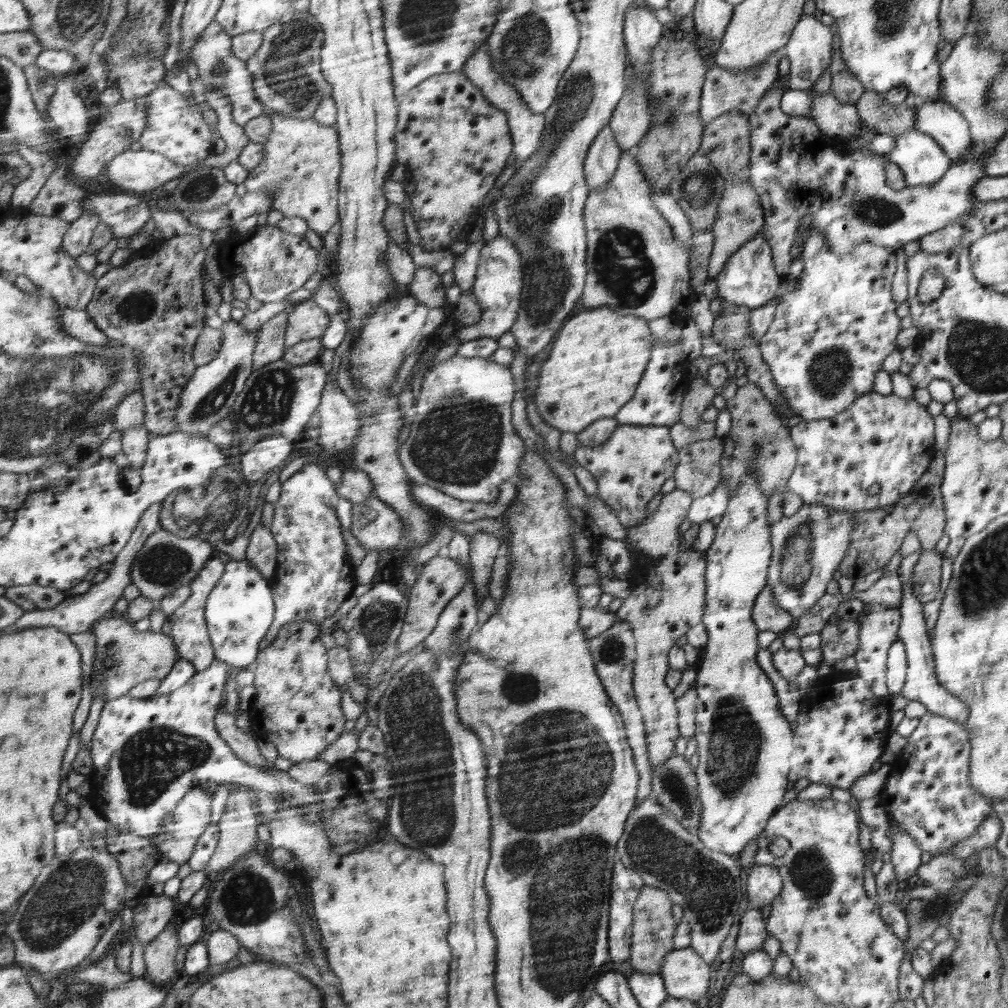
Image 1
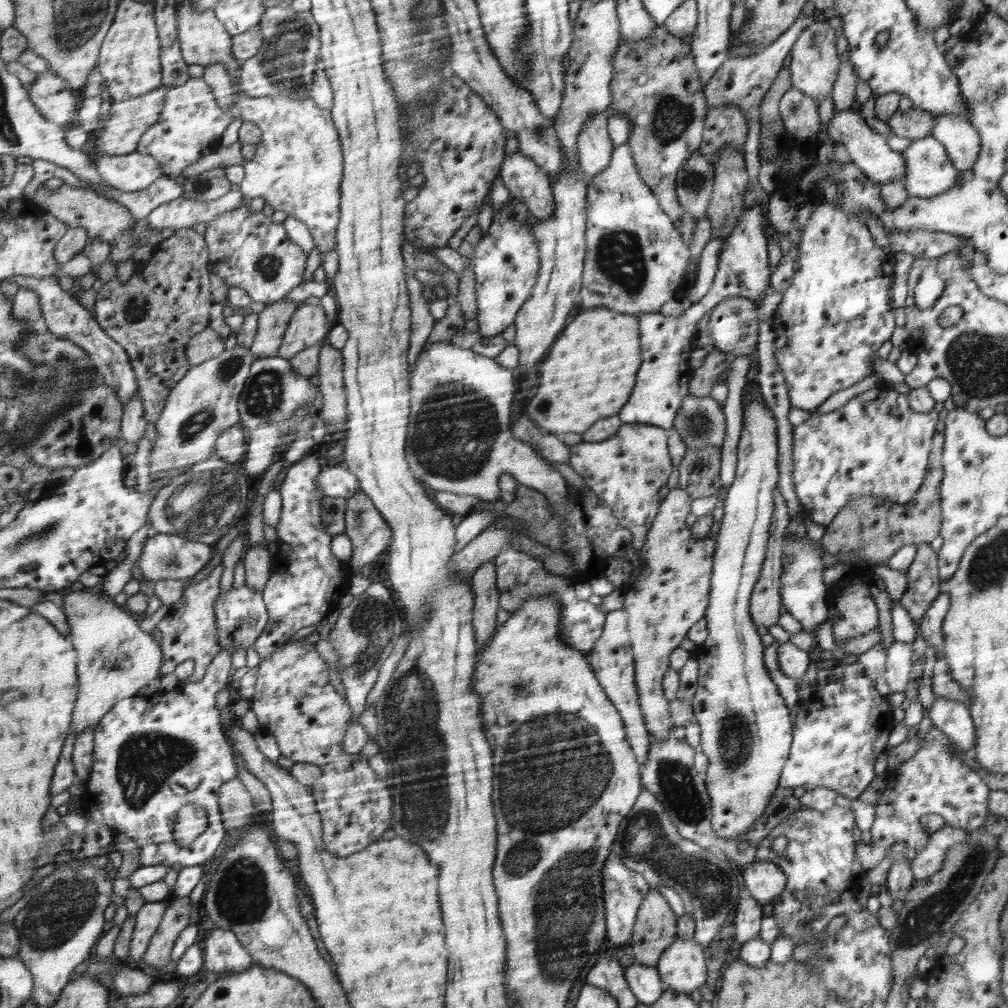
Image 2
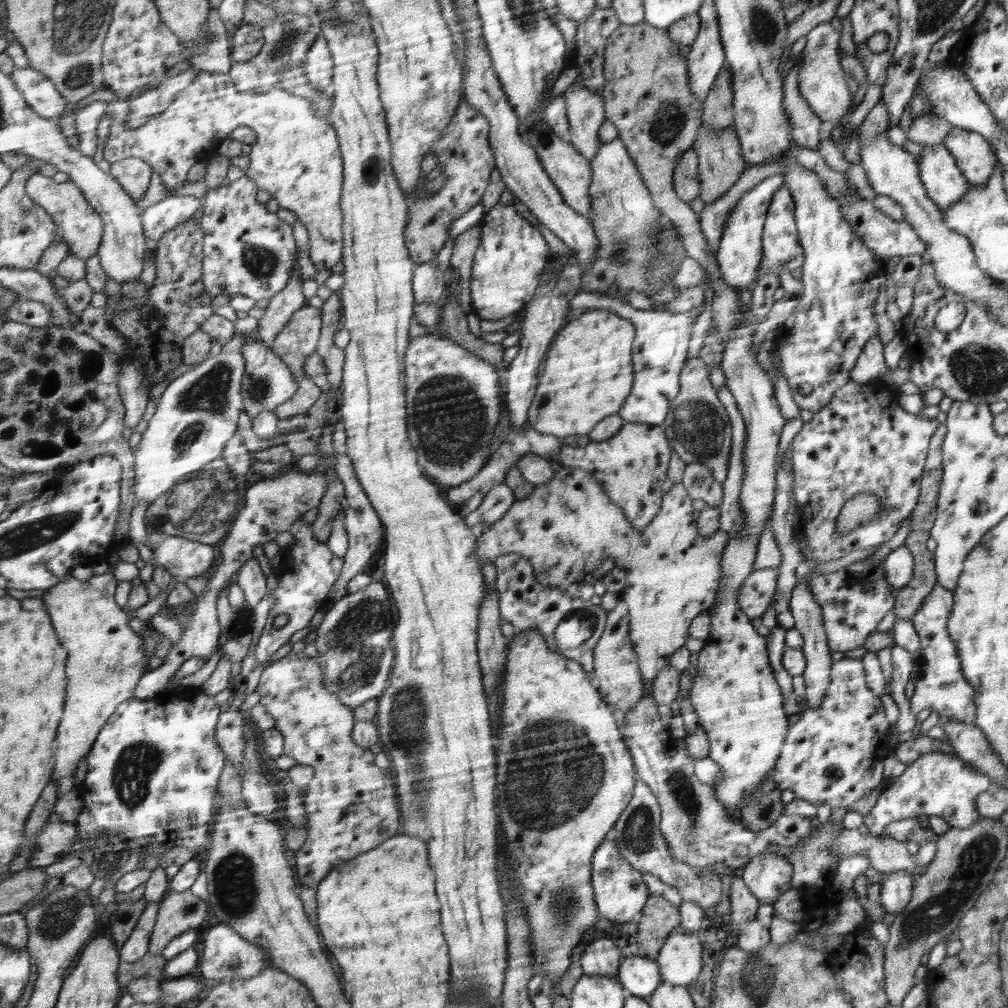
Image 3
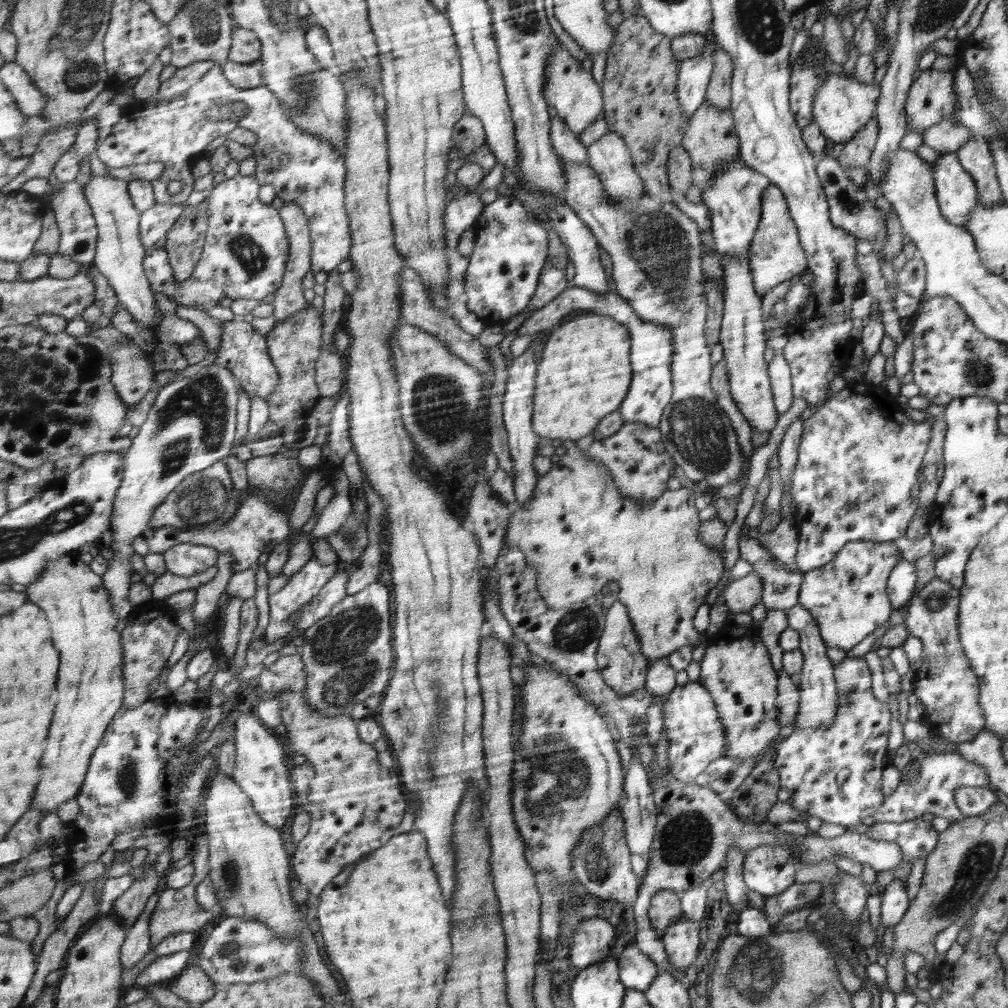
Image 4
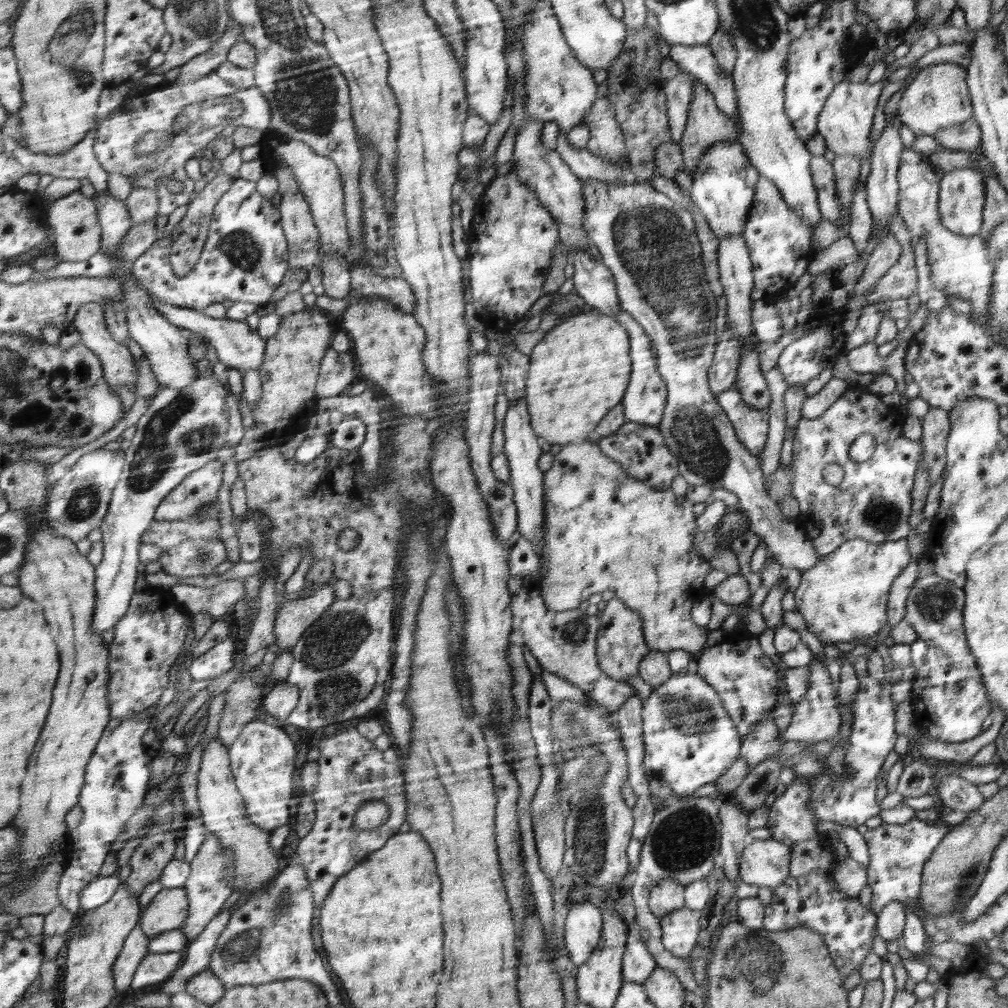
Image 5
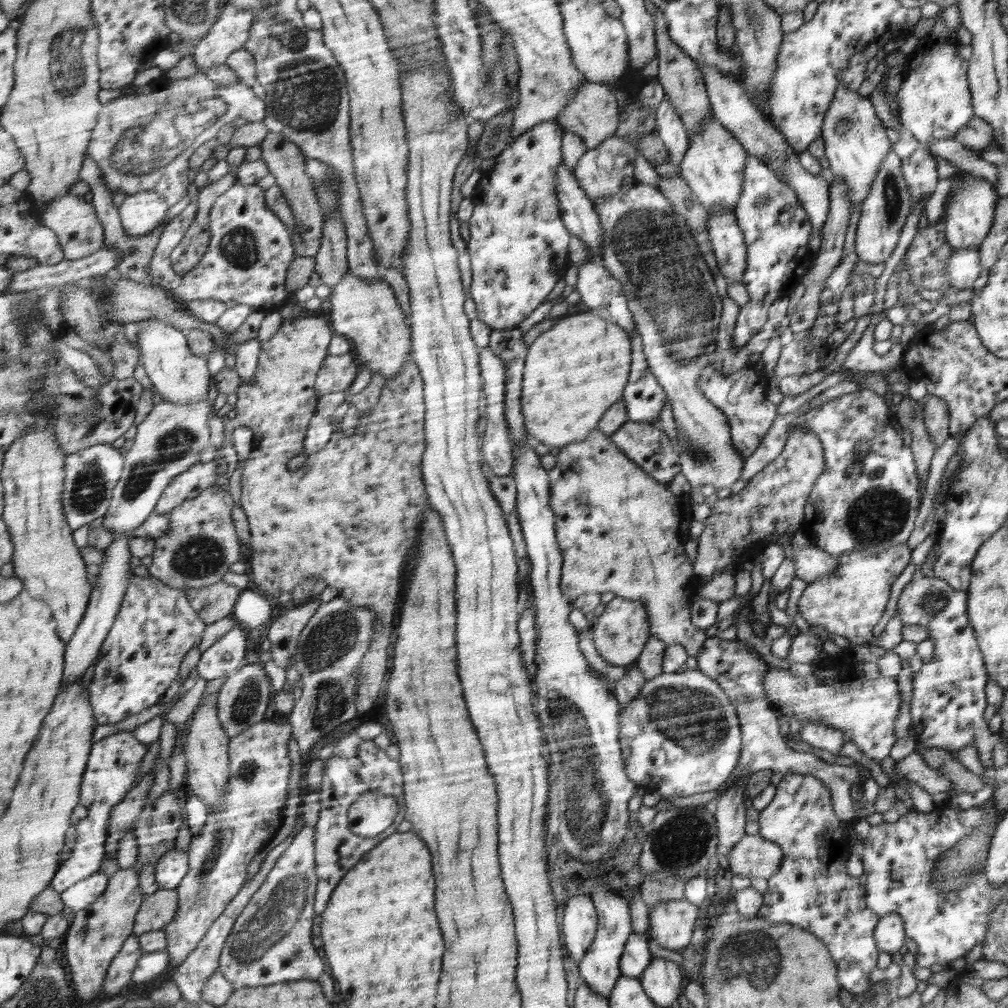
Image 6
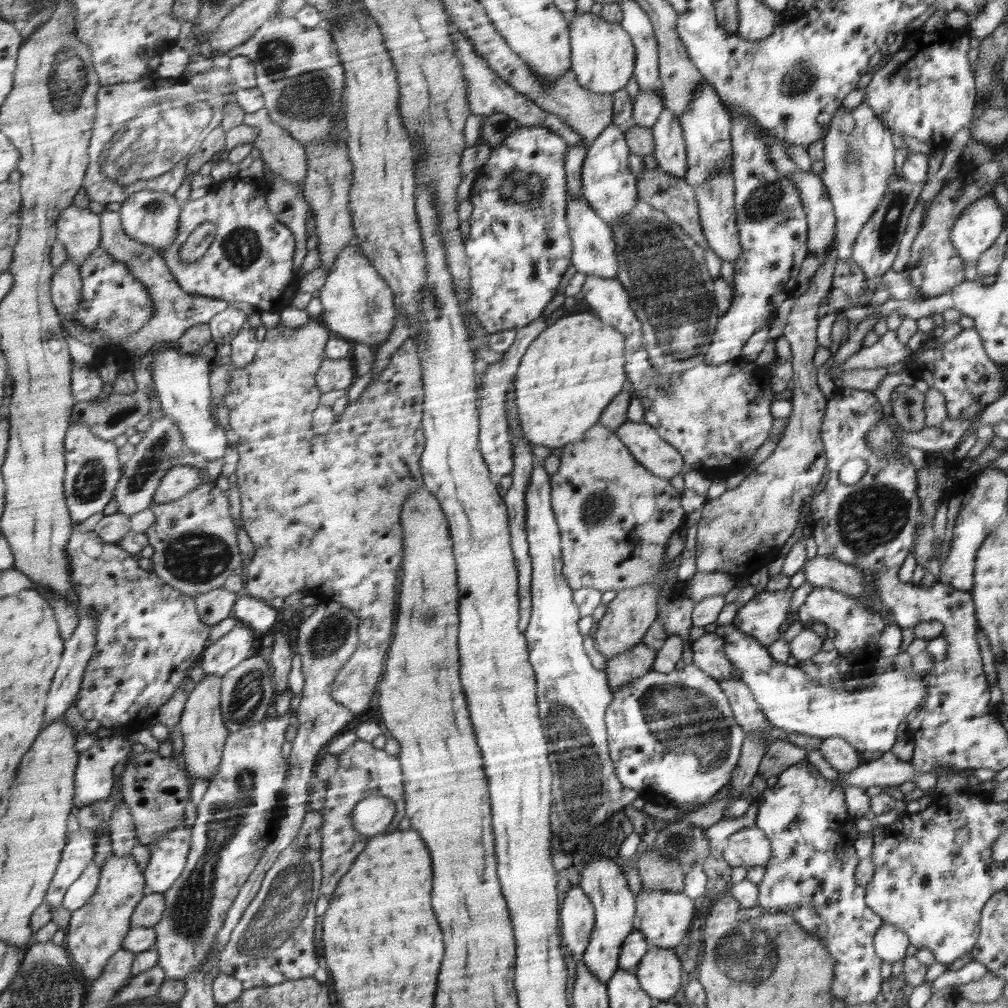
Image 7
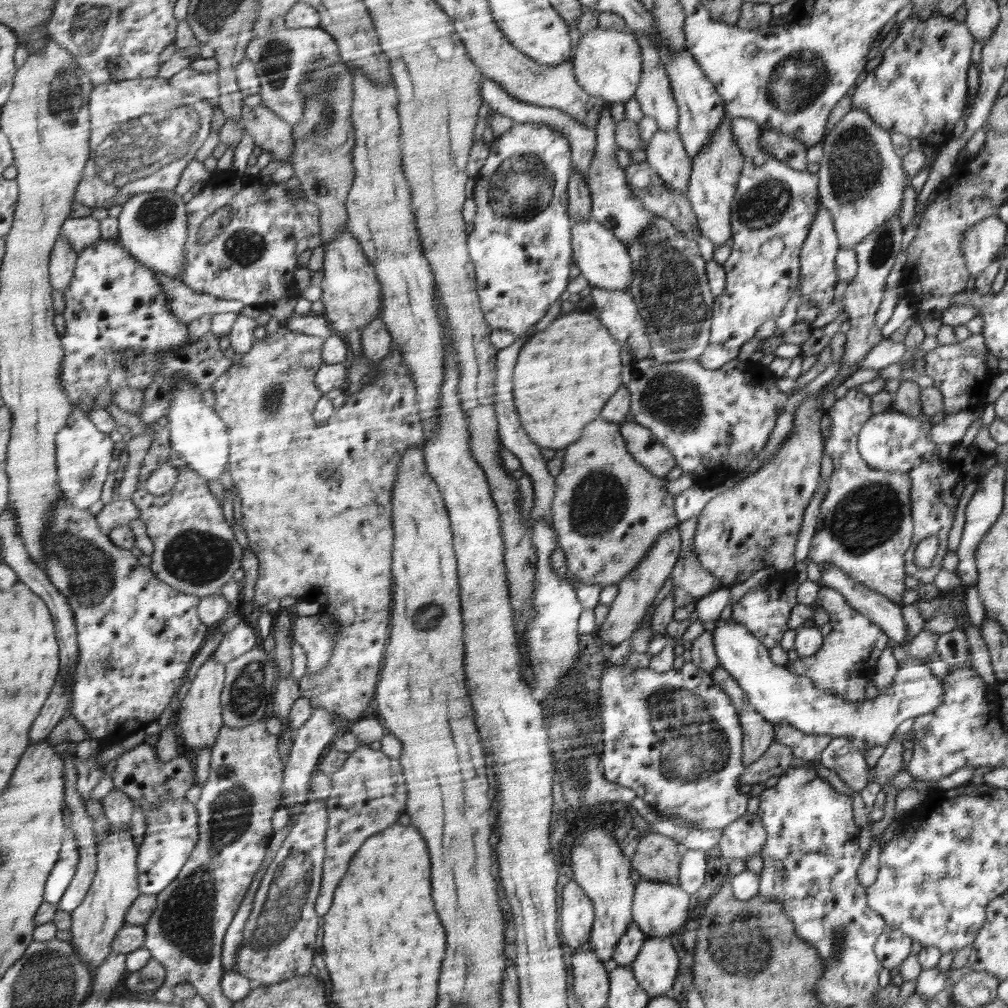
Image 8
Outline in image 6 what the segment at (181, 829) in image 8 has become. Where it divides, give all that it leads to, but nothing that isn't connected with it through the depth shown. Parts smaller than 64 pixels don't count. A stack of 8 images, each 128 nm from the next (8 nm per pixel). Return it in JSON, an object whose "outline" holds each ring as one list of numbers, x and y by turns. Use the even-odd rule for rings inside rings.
{"outline":[[174,848,157,865,157,879,162,889,177,889,190,872,189,851]]}

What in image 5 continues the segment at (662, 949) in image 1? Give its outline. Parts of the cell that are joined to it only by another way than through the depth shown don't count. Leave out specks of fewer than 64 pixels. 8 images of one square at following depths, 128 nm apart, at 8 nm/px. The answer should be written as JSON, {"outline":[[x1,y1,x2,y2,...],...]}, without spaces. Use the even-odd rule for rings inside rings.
{"outline":[[664,878,650,891,649,908,656,918,664,918,672,911,685,906,685,886,676,880]]}

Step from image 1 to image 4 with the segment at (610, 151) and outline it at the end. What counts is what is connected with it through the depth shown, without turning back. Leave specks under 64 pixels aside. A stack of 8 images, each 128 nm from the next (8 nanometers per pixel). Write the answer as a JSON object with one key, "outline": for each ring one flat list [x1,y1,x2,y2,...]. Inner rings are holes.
{"outline":[[562,45,549,60,548,74,545,75,548,86,545,97,550,107,560,116,565,125,575,134,582,134,590,124,601,118,605,109,604,91,594,81,592,74,582,70,581,61,569,55]]}

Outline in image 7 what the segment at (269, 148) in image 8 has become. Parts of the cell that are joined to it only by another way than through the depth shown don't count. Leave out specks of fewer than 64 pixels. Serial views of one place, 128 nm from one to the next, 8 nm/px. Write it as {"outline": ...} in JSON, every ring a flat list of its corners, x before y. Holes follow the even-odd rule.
{"outline":[[265,108,246,114,243,124,258,128,253,146,260,150,263,161,277,180,293,181,303,188,309,174,309,159,301,141,272,122]]}

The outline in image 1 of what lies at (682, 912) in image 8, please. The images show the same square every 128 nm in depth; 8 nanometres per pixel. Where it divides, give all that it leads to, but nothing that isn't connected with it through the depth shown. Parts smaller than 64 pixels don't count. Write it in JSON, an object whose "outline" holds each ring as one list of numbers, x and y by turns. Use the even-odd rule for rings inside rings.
{"outline":[[691,947,671,951,665,958,659,976,670,997,698,1001,708,992,710,968,707,962]]}

